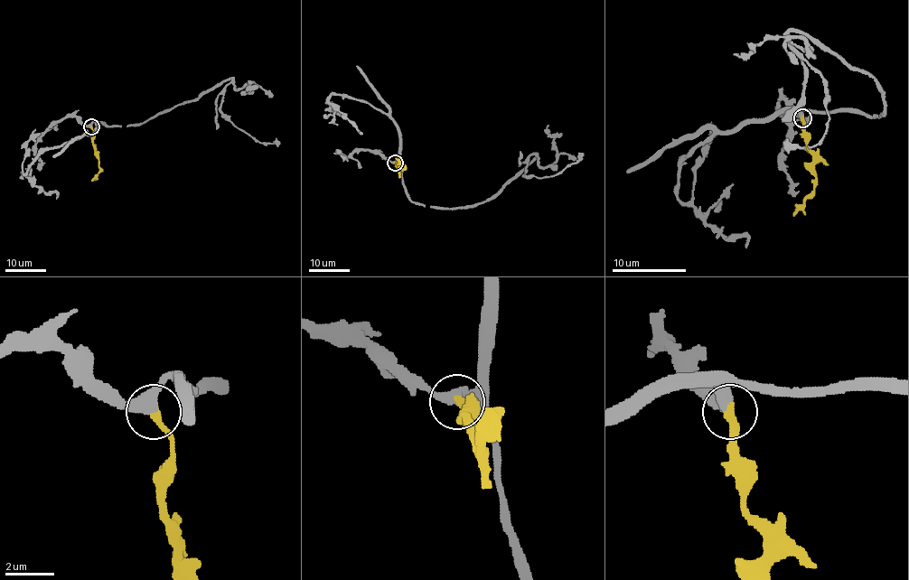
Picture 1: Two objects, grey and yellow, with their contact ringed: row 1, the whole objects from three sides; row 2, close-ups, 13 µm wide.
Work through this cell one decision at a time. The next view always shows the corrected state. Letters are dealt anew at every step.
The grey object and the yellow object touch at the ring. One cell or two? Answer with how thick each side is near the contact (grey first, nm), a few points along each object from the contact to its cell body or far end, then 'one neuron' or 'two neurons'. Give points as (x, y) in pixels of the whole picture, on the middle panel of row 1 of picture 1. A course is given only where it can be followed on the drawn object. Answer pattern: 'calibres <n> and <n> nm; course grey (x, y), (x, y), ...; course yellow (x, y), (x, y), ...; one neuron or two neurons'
calibres 440 and 320 nm; course grey (395, 163), (413, 201), (466, 208), (492, 199), (532, 154), (524, 175), (538, 177), (558, 174), (579, 152); course yellow (395, 163), (402, 171), (403, 165), (395, 158); one neuron

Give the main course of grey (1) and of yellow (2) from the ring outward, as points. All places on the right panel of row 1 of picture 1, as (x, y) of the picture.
1: (802, 117), (880, 116), (884, 94), (790, 31), (829, 116), (814, 147), (782, 142)
2: (802, 117), (816, 187), (793, 215)

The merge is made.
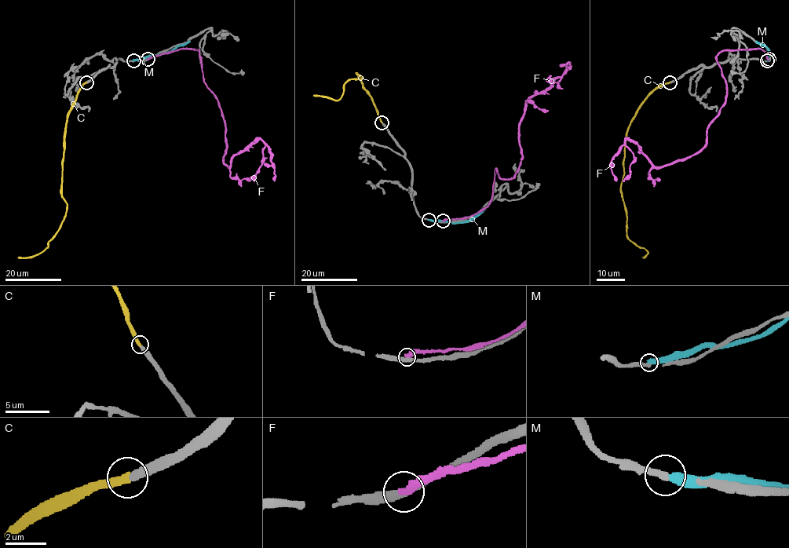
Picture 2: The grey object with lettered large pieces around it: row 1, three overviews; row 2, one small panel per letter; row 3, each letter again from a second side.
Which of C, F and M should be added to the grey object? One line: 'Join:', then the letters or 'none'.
Join: C

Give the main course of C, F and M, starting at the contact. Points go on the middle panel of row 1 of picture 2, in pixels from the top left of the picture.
C: (381, 122), (356, 74), (362, 76), (349, 79), (344, 85), (339, 99), (313, 95)
F: (443, 221), (482, 210), (496, 169), (502, 179), (516, 173), (526, 103), (559, 77), (558, 86), (550, 74)
M: (429, 219), (463, 223), (479, 215), (485, 209)

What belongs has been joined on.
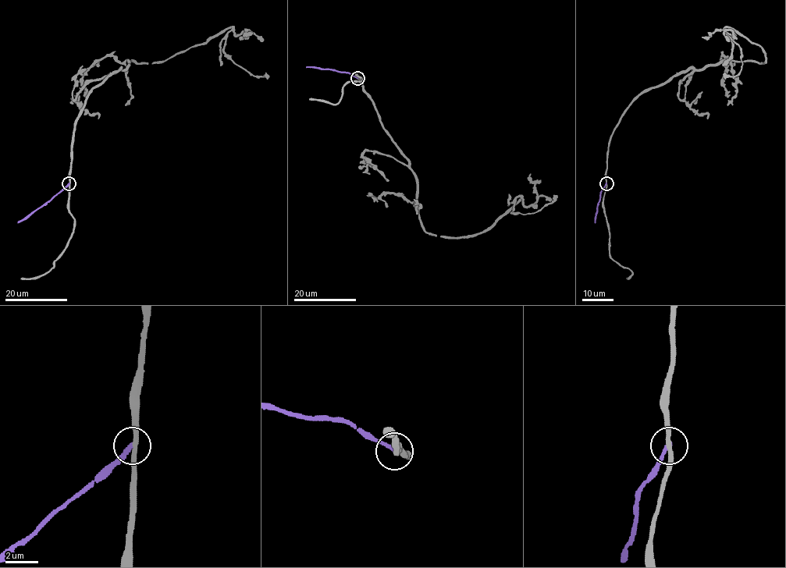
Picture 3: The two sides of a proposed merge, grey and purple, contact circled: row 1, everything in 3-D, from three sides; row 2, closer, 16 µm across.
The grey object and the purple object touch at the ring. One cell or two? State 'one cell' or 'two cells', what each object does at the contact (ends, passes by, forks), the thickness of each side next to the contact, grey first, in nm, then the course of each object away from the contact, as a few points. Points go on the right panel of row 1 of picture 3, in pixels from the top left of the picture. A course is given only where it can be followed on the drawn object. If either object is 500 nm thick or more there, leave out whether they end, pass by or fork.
two cells | grey passes by | purple ends | 240/240 nm | grey via (606, 183), (609, 138), (640, 94), (766, 54), (726, 27), (742, 63), (723, 74) | purple via (606, 183), (600, 193), (595, 222)

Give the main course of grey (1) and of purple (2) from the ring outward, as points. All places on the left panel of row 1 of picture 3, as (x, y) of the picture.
1: (69, 183), (80, 110), (94, 86), (128, 61), (165, 62), (232, 27), (223, 52), (254, 76), (265, 74)
2: (69, 183), (18, 222)

